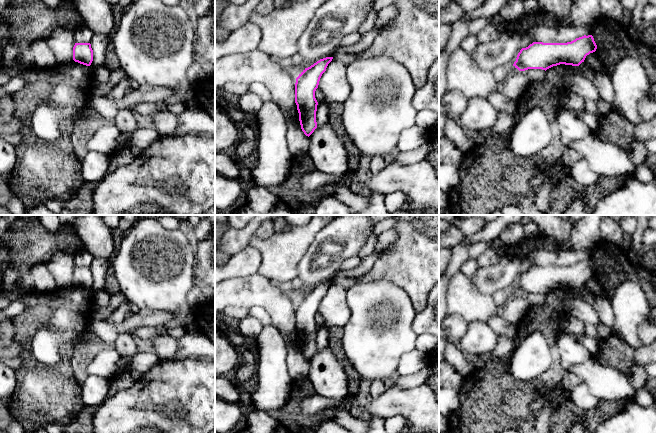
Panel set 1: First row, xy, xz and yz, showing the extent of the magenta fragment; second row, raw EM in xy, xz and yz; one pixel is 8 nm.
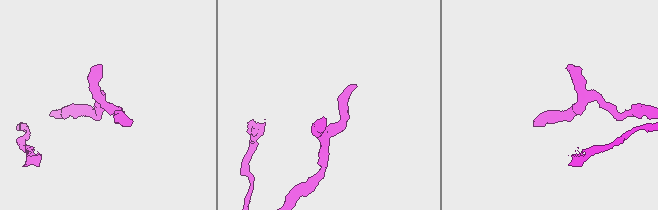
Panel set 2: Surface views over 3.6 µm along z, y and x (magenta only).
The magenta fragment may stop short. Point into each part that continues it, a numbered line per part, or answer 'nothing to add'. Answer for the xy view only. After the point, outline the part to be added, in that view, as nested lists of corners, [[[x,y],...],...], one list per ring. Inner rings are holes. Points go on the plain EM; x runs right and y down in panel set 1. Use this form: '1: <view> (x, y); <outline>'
nothing to add

